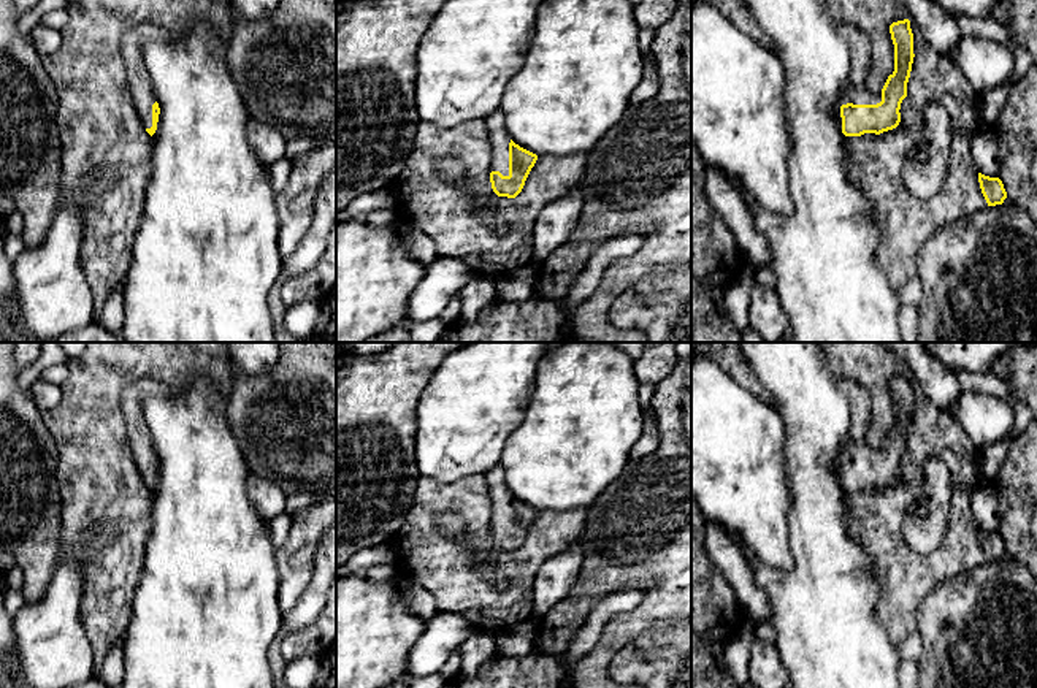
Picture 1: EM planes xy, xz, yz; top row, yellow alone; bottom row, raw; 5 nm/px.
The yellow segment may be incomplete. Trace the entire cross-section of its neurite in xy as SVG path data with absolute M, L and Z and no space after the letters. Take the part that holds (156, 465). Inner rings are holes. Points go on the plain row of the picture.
M143 377L127 385L121 395L122 412L127 425L127 436L138 472L152 491L157 485L160 463L154 447L149 426L143 415L143 399L149 395L165 395L170 385L151 377Z

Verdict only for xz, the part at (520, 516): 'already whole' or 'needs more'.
needs more

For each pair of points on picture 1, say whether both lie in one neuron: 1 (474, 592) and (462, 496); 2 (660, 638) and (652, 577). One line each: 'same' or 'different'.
1: same
2: different

